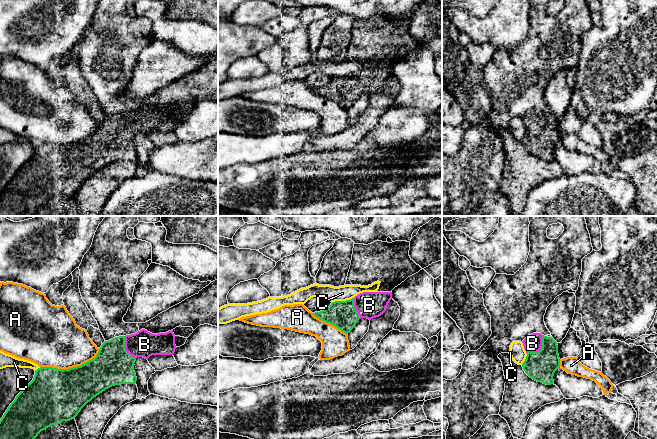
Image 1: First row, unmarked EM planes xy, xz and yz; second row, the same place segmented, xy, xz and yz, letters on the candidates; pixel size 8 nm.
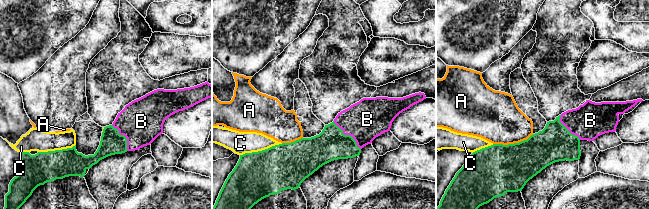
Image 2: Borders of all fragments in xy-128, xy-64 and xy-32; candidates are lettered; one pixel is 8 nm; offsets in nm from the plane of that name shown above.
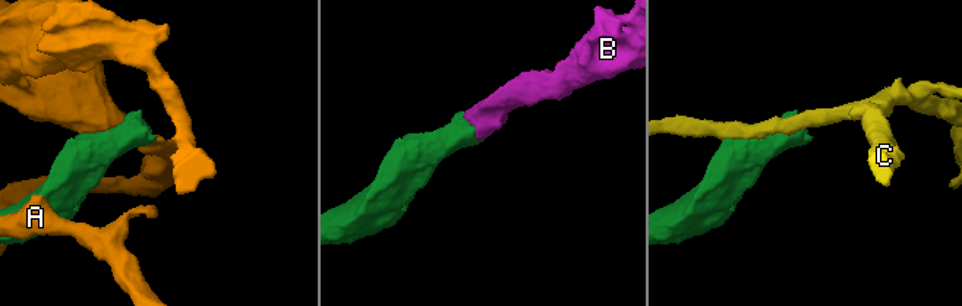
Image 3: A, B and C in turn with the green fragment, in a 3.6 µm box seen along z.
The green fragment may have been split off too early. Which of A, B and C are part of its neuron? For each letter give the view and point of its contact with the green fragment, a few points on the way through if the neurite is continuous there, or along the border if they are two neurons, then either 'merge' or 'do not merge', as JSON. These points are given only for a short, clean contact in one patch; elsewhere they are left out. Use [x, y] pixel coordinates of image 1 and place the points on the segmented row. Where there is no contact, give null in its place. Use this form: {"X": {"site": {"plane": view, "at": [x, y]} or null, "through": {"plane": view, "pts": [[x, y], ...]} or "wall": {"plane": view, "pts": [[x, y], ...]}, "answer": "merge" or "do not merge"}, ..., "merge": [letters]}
{"A": {"site": {"plane": "xy", "at": [71, 368]}, "answer": "do not merge"}, "B": {"site": {"plane": "yz", "at": [541, 349]}, "through": {"plane": "yz", "pts": [[540, 366], [541, 349], [532, 343]]}, "answer": "merge"}, "C": {"site": {"plane": "xz", "at": [342, 301]}, "answer": "do not merge"}, "merge": ["B"]}

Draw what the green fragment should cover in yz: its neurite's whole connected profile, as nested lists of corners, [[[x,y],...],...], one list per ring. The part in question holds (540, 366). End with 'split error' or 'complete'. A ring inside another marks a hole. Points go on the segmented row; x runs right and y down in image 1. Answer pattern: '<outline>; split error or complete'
[[[541,333],[528,335],[522,343],[527,353],[522,364],[525,373],[537,382],[553,384],[554,373],[560,367],[558,343]]]; split error

